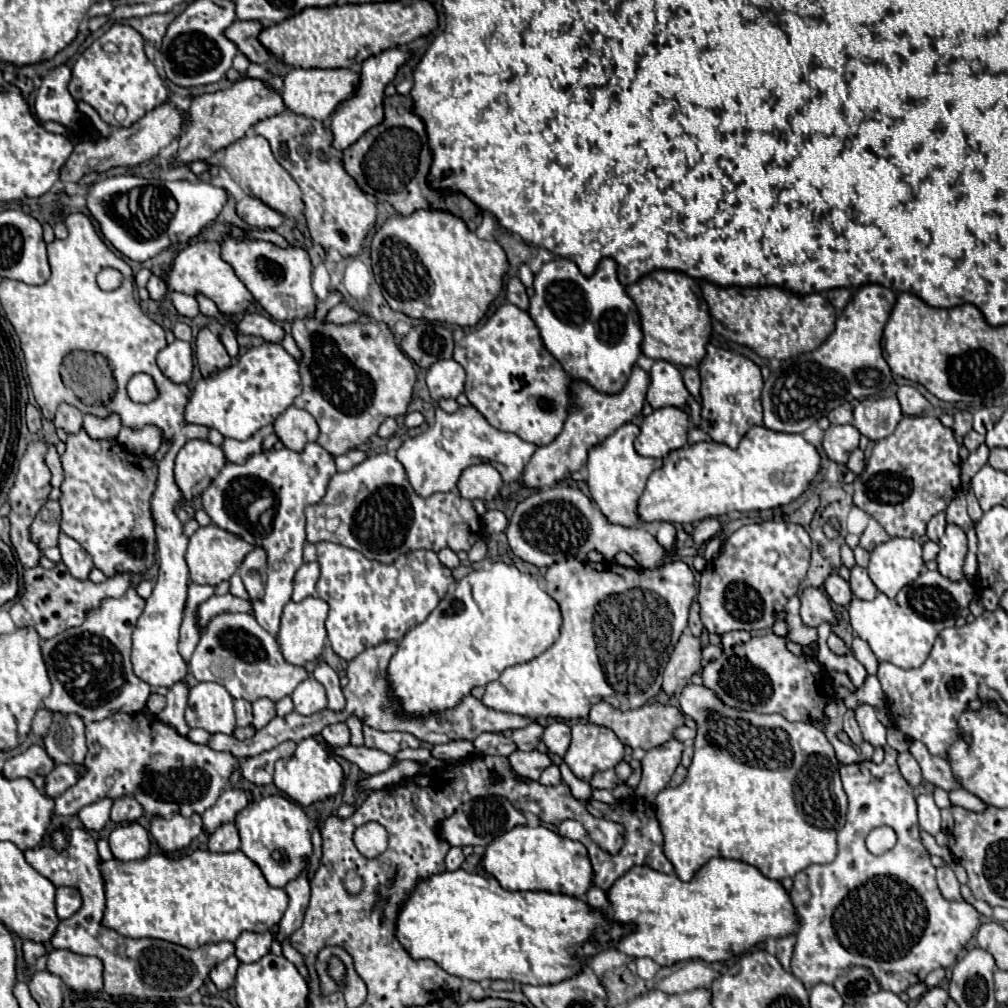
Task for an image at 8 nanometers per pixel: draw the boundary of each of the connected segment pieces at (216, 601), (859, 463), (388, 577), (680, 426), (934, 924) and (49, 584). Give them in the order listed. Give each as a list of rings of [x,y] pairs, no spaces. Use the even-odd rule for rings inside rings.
[[[224,594],[224,596],[212,596],[206,602],[202,602],[196,608],[196,626],[200,632],[206,632],[208,622],[218,616],[218,614],[228,614],[228,612],[246,612],[252,614],[252,604],[248,600],[236,598],[232,594]]]
[[[858,448],[850,454],[850,460],[846,462],[846,466],[854,472],[854,474],[860,474],[864,470],[864,452]]]
[[[318,542],[316,552],[320,564],[316,596],[330,606],[326,618],[328,640],[344,660],[352,660],[362,648],[382,640],[402,640],[410,628],[428,618],[454,584],[450,570],[430,550],[402,554],[394,564],[366,560],[360,552],[334,542]]]
[[[658,408],[644,418],[634,448],[640,456],[666,458],[672,450],[680,450],[688,440],[688,414],[680,408]]]
[[[884,746],[884,760],[880,764],[866,760],[840,766],[842,784],[850,804],[846,824],[838,832],[836,860],[830,864],[812,864],[794,876],[790,898],[800,916],[800,928],[796,932],[792,974],[808,990],[820,982],[832,984],[854,966],[864,966],[872,972],[882,990],[890,990],[894,994],[906,992],[908,986],[924,982],[932,970],[952,966],[960,948],[972,940],[972,934],[980,926],[980,916],[974,906],[966,902],[948,902],[938,892],[934,876],[936,868],[930,862],[928,850],[920,842],[914,792],[910,784],[902,780],[896,756],[898,752],[894,748]],[[878,826],[890,826],[898,838],[896,846],[882,856],[870,854],[864,844],[868,832]]]
[[[60,562],[52,570],[46,570],[42,566],[28,568],[24,572],[24,592],[18,596],[18,600],[10,608],[10,616],[16,624],[16,628],[34,628],[42,640],[54,638],[56,634],[80,626],[86,618],[86,612],[90,608],[100,606],[104,598],[118,598],[130,588],[132,578],[128,574],[116,574],[108,578],[102,584],[94,584],[90,580],[74,580],[70,576],[68,568]]]

